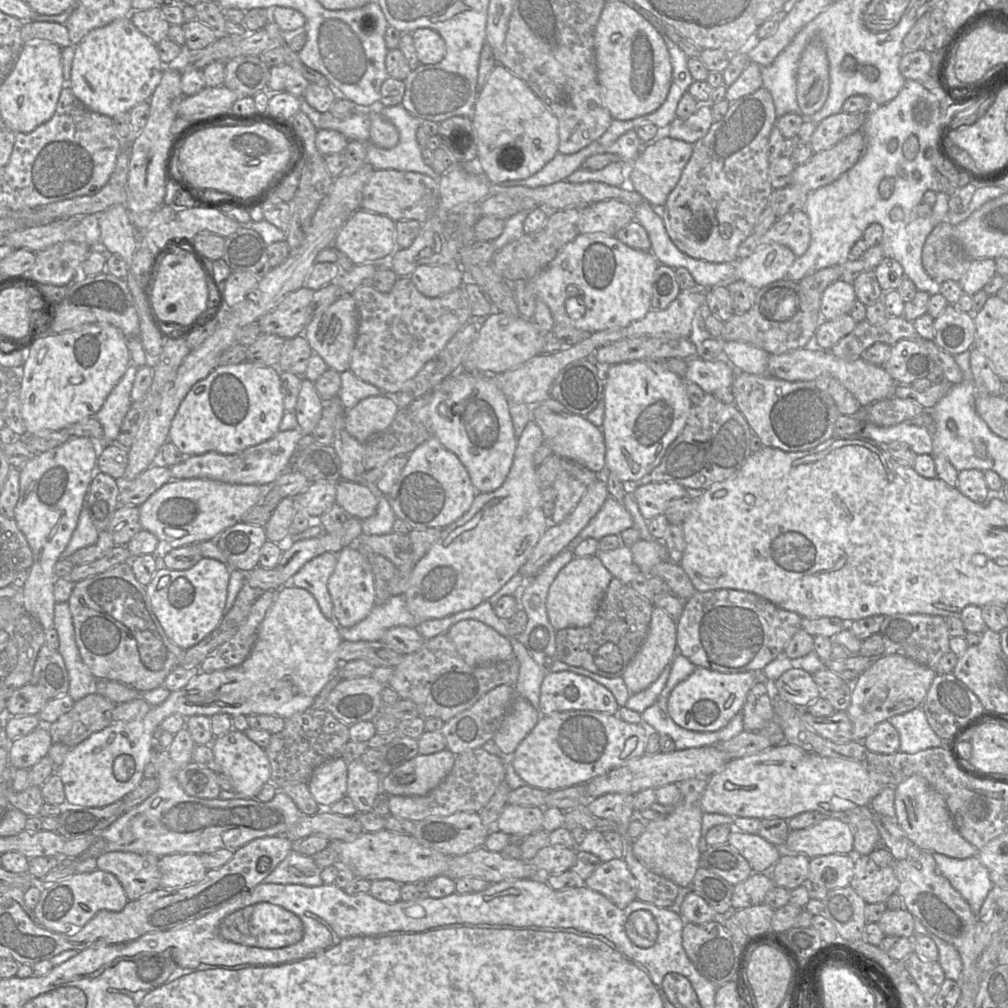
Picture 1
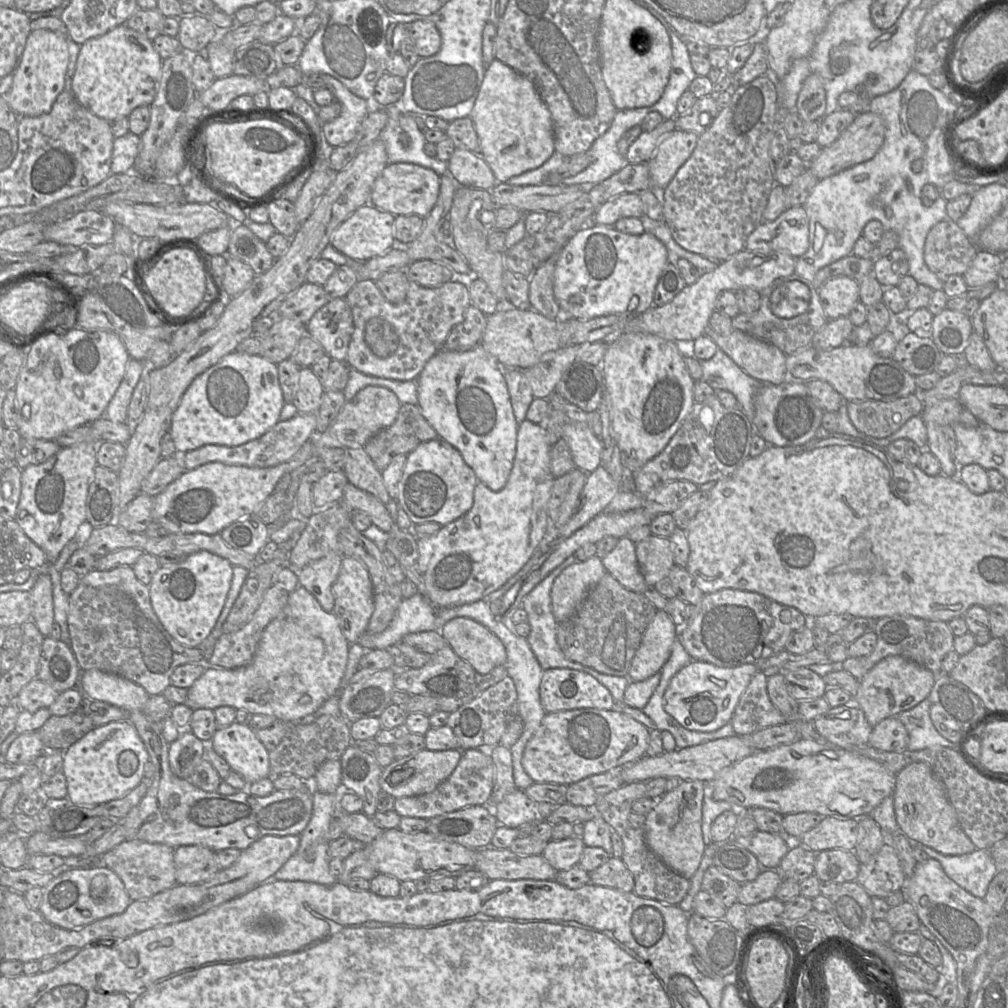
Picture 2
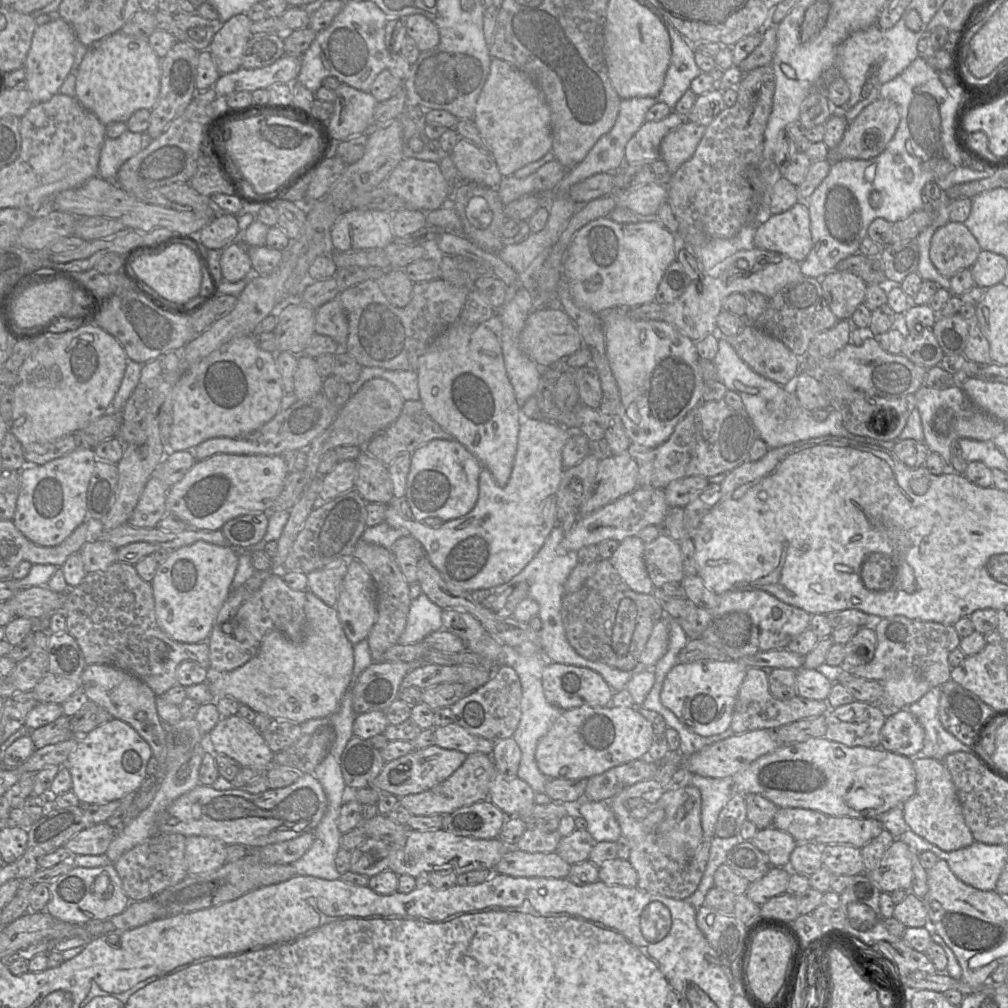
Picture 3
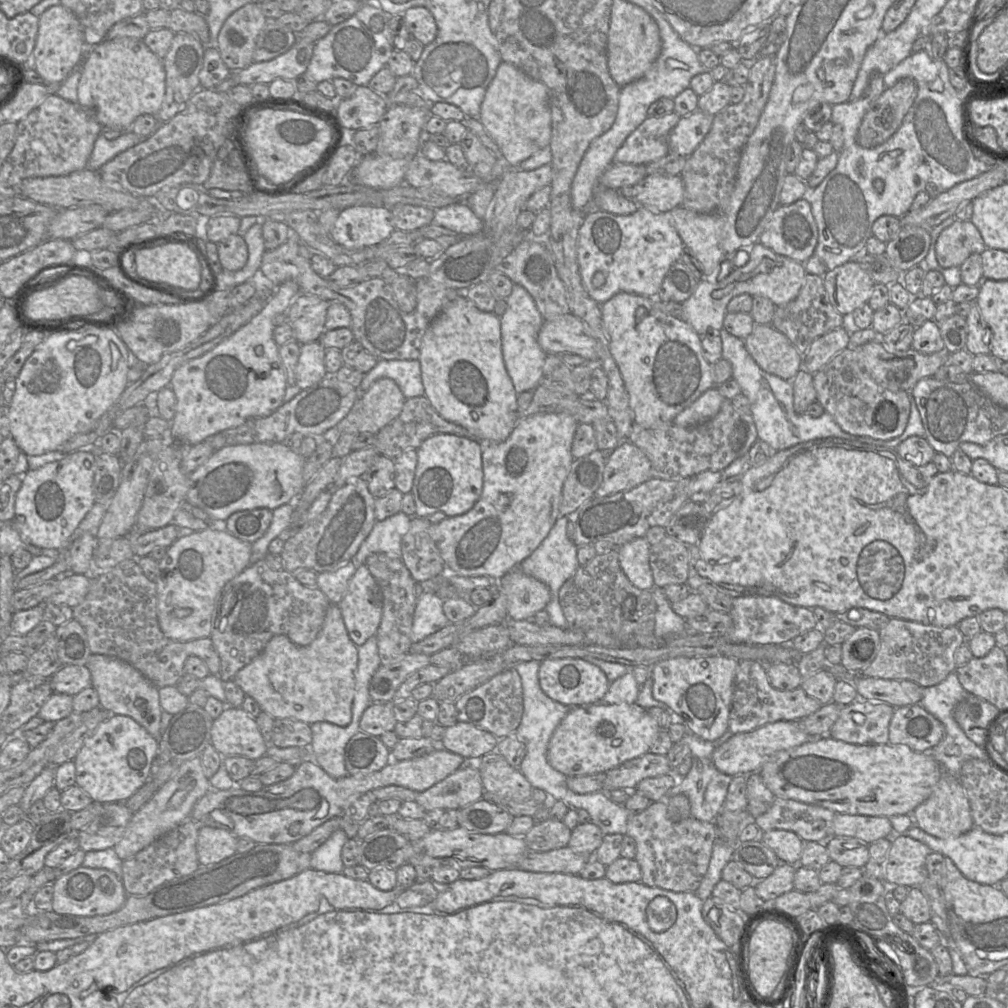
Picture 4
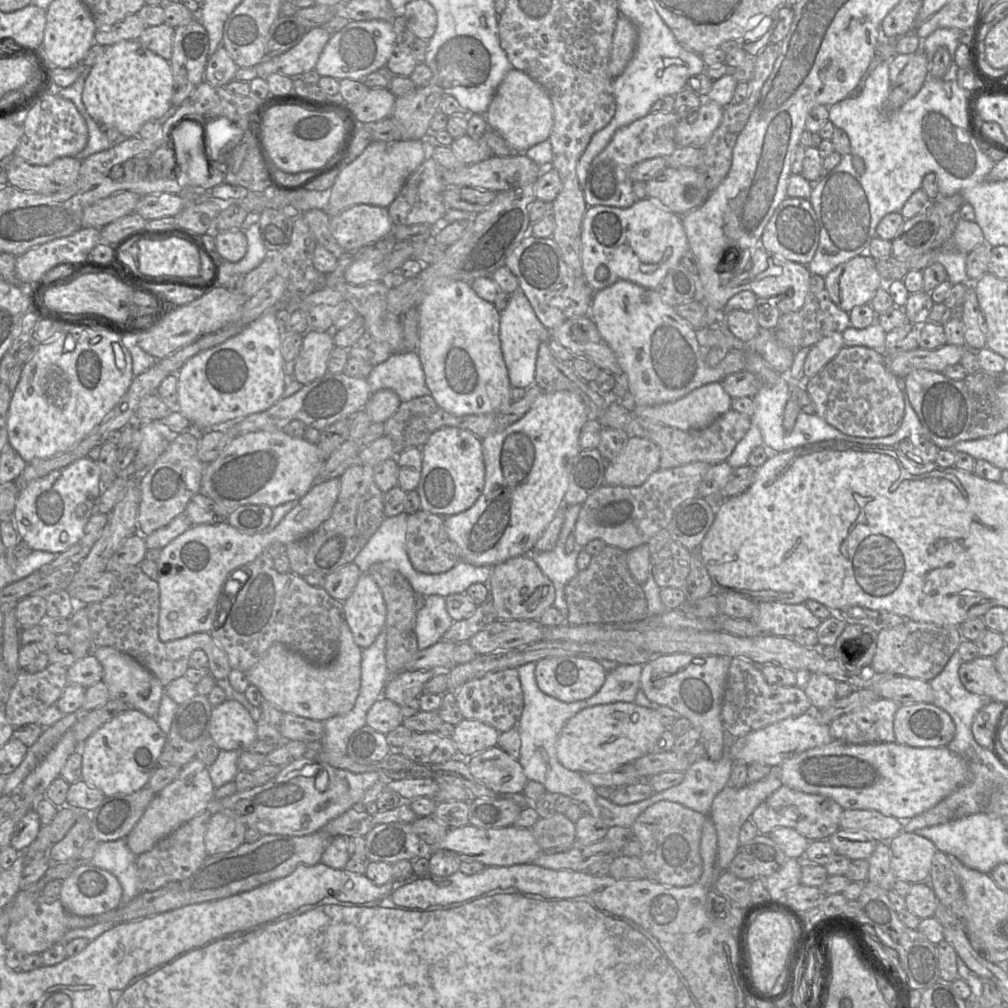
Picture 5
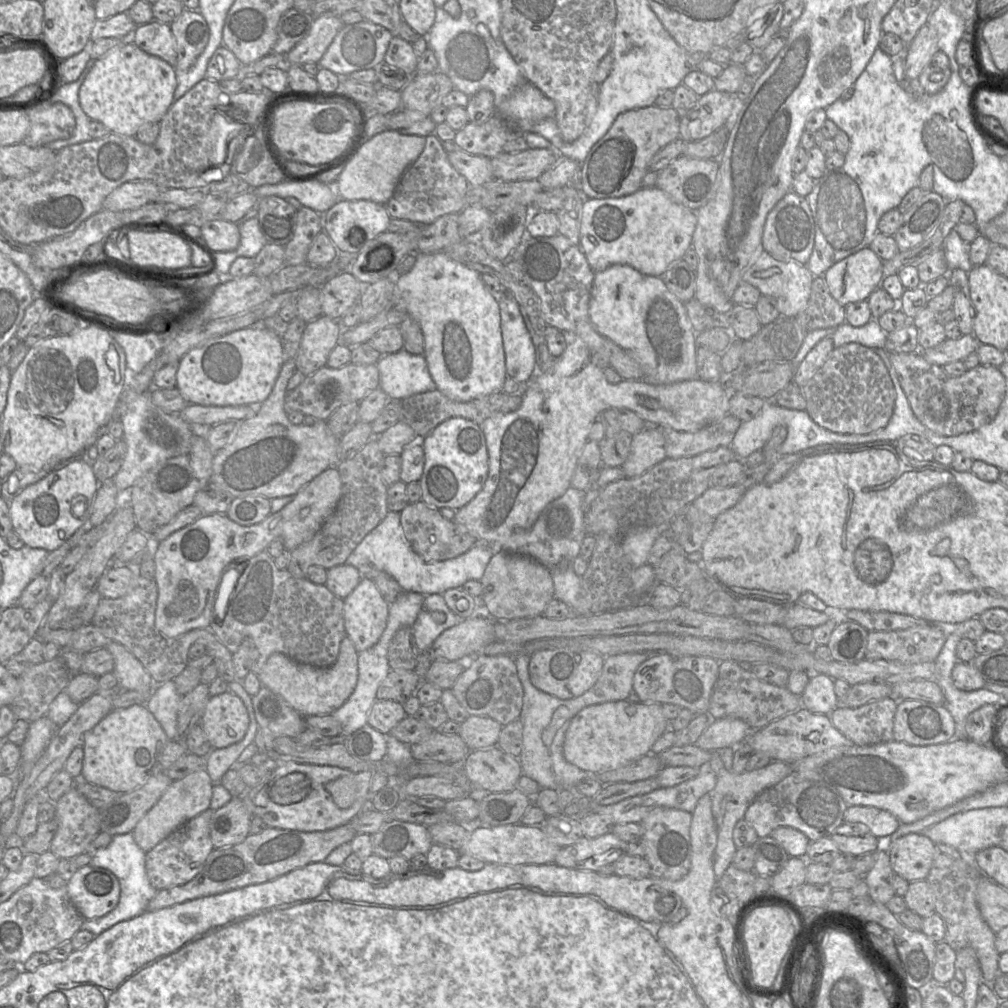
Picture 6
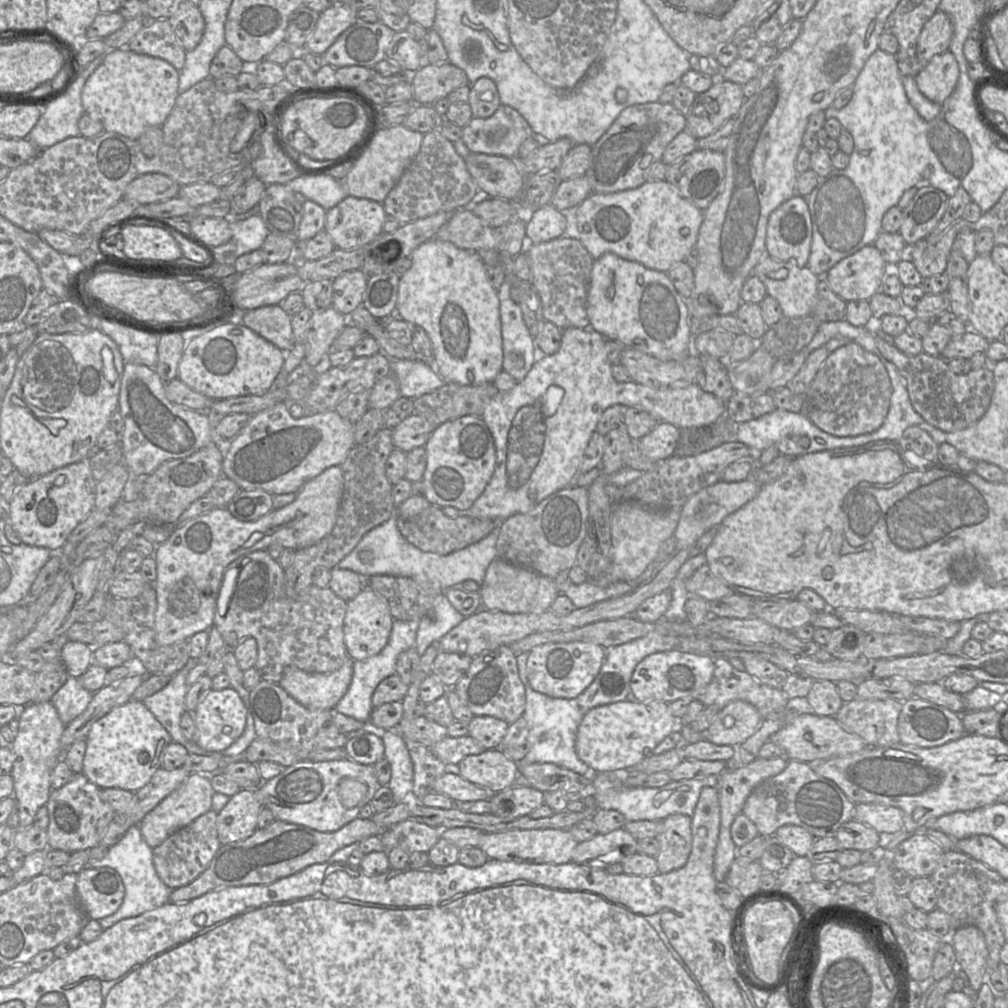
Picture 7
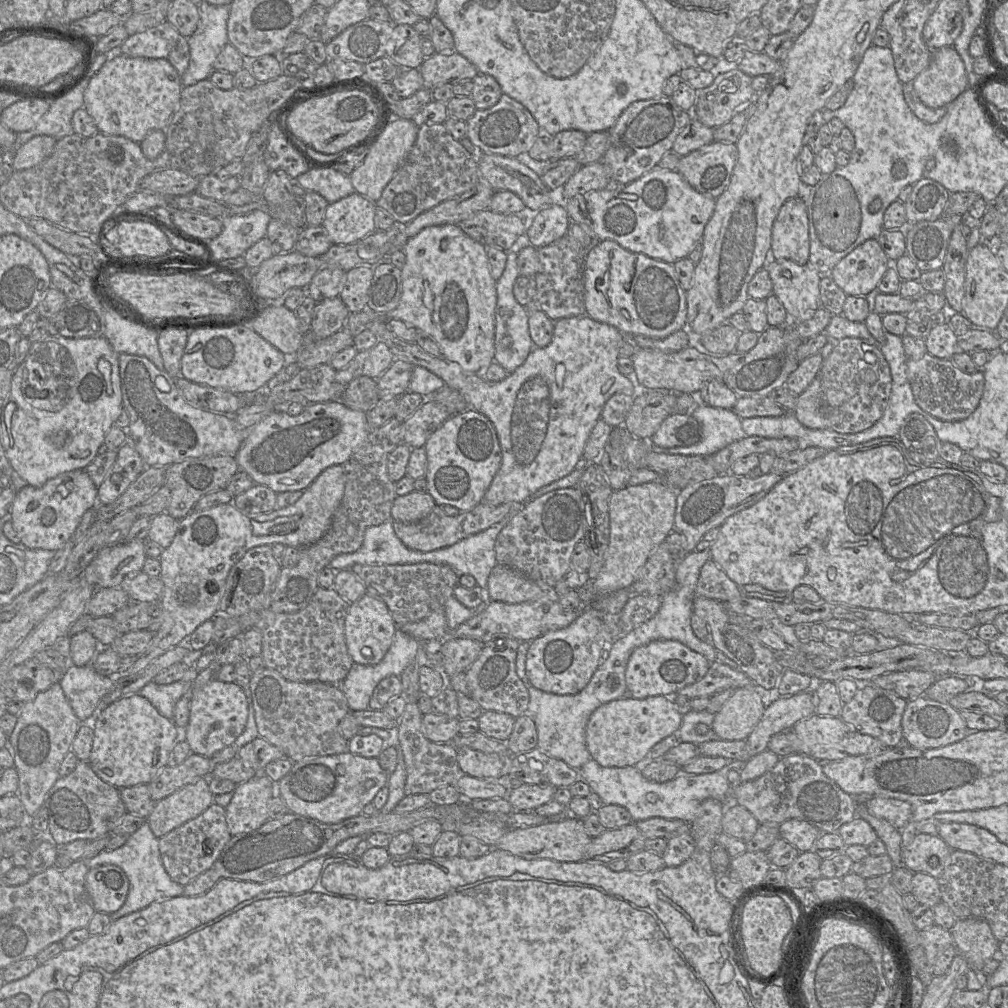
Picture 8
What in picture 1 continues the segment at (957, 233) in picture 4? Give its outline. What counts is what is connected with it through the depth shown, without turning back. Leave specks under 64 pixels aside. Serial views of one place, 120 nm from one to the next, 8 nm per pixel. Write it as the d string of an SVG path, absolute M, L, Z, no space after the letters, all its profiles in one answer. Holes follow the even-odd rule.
M942 221L927 236L923 245L923 268L939 284L947 280L958 282L971 260L955 239L953 228L950 223Z

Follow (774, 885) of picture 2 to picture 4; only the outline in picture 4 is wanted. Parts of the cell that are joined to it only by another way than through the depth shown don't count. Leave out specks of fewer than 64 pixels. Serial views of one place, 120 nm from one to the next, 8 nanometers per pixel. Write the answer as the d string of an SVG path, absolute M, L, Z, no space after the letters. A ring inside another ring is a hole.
M780 863L766 878L753 884L758 897L772 903L777 897L794 890L794 876L797 865Z

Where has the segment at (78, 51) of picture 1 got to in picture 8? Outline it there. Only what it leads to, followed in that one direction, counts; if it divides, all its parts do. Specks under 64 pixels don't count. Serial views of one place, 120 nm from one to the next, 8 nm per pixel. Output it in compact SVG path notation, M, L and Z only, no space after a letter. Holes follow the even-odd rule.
M121 54L109 59L90 80L84 92L84 108L95 121L99 133L124 136L140 143L154 130L165 132L178 108L182 88L181 76L168 60Z

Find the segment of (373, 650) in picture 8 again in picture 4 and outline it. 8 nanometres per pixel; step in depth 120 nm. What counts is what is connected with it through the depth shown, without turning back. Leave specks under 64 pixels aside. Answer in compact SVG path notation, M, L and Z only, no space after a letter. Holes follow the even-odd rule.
M357 564L356 572L349 581L347 591L337 605L349 637L355 645L361 646L370 637L376 636L382 617L382 592L365 564Z

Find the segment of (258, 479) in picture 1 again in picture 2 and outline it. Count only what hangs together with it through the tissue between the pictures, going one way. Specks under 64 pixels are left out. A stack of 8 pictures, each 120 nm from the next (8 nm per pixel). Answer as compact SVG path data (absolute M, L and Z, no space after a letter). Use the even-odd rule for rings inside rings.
M297 413L293 418L279 421L261 437L239 446L207 444L181 454L185 470L195 469L209 462L221 462L226 465L239 465L256 468L267 468L289 461L302 445L311 440L316 433L317 414Z

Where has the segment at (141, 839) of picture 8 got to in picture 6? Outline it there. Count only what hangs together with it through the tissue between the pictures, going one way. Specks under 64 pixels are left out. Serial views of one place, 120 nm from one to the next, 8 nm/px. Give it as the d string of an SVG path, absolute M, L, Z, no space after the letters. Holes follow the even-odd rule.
M132 832L113 836L108 846L95 852L88 866L105 868L112 872L120 884L120 898L116 907L106 915L84 919L82 930L88 930L97 936L115 924L134 918L146 911L149 901L155 896L157 890L150 884L147 877L145 855L146 852L136 844Z

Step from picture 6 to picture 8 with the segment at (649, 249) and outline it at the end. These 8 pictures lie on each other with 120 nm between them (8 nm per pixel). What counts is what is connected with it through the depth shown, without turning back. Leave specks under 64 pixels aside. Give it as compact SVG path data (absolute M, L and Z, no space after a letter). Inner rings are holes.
M657 165L627 185L612 184L603 190L578 194L563 204L571 220L587 225L598 241L614 240L631 252L675 264L688 257L701 242L716 199L695 190L677 170L661 169Z

